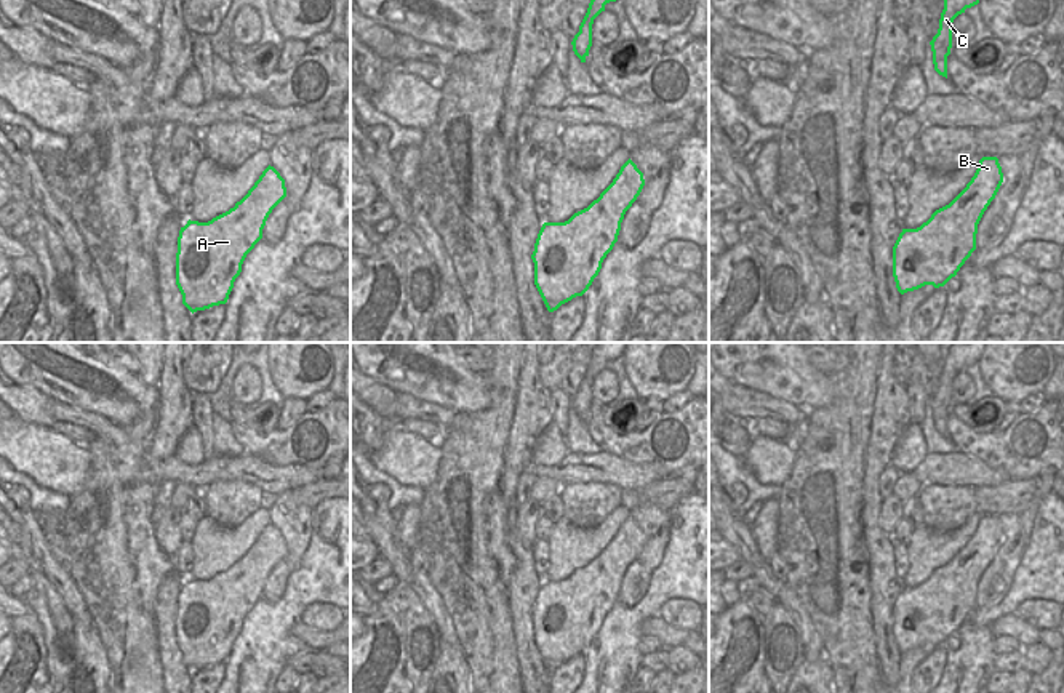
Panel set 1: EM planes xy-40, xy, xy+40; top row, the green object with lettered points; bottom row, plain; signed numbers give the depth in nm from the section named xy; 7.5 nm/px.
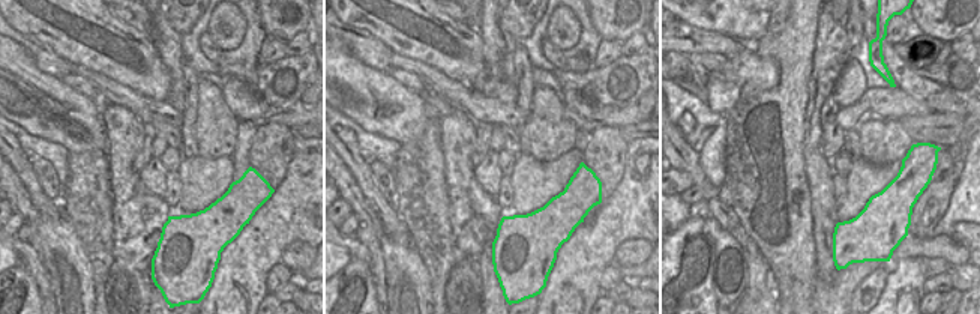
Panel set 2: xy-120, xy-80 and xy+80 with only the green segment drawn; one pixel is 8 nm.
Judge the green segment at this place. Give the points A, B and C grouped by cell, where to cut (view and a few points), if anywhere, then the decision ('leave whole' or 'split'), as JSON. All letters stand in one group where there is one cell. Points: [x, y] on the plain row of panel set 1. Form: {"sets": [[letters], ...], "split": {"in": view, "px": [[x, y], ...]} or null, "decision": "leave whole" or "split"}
{"sets": [["A", "B", "C"]], "split": null, "decision": "leave whole"}

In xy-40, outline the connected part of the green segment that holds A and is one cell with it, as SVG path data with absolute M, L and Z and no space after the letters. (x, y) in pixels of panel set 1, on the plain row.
M269 523L234 567L208 581L189 578L181 586L176 643L192 672L227 661L246 613L262 597L269 573L285 555L285 538Z

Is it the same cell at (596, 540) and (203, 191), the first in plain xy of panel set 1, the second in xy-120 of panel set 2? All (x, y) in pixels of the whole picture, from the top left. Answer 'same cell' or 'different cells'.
same cell

